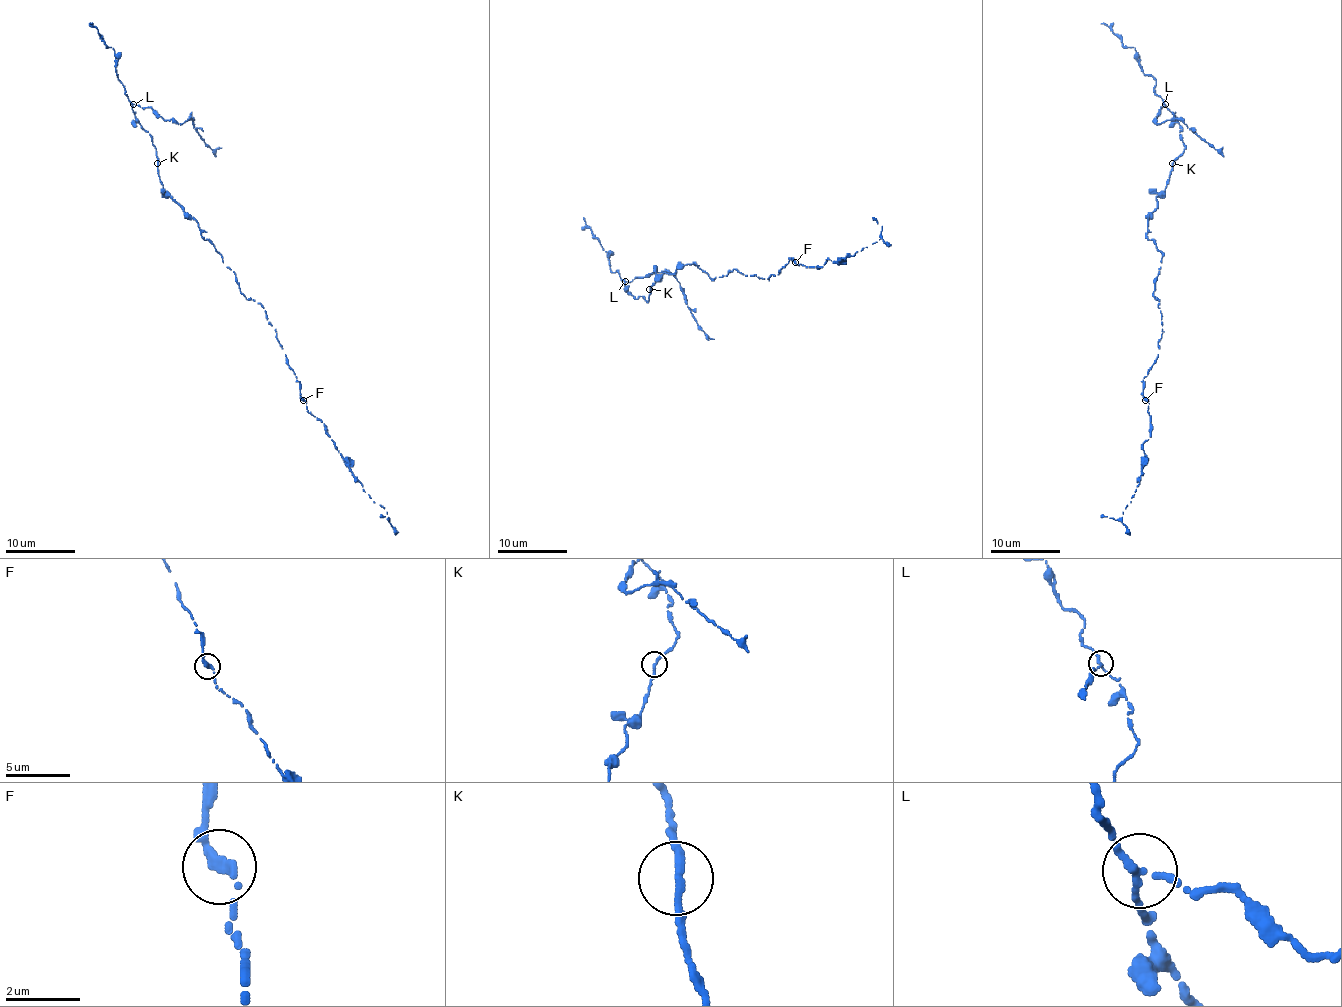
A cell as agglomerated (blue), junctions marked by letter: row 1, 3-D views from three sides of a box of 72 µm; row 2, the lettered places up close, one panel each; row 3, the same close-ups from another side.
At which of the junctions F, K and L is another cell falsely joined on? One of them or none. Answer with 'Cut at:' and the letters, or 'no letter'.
Cut at: L

